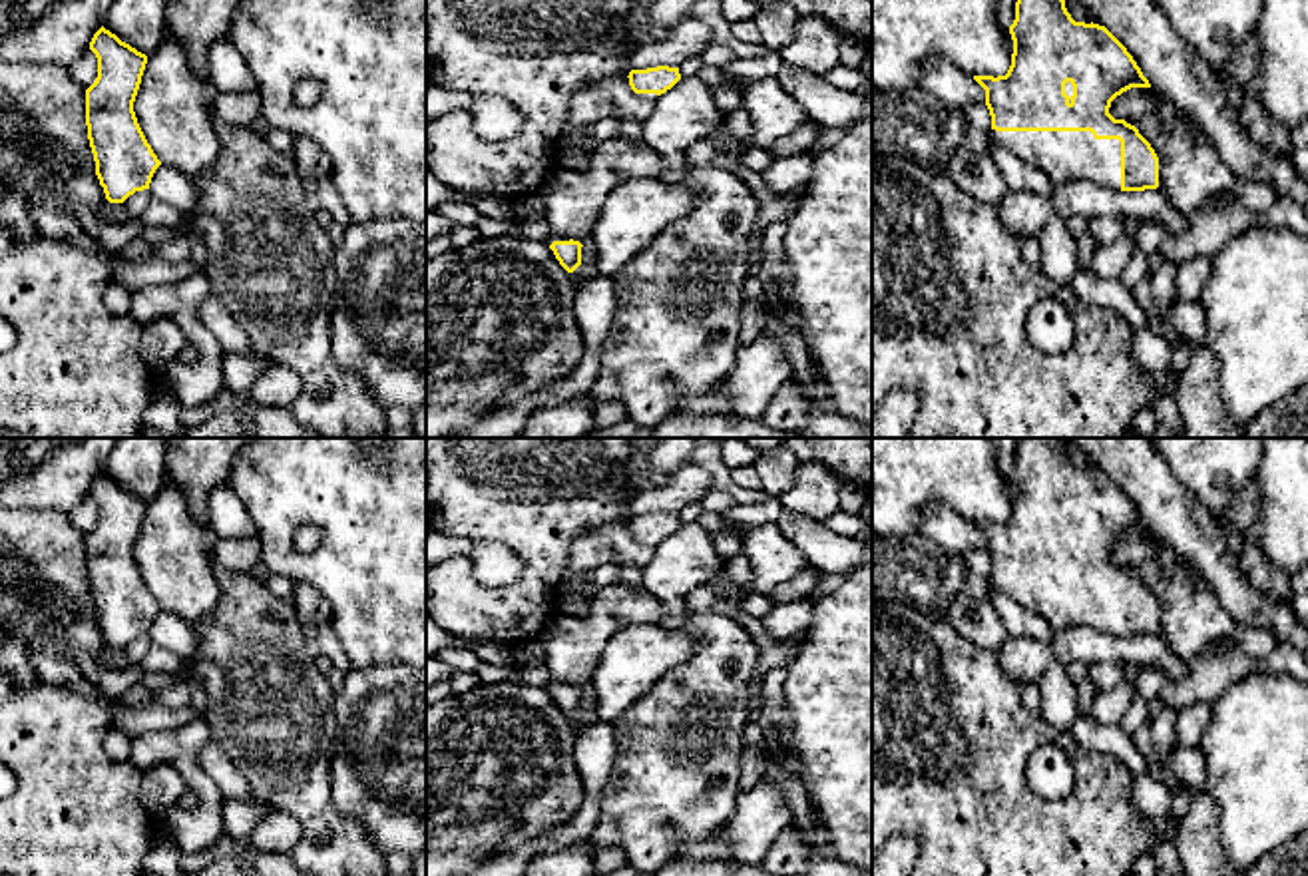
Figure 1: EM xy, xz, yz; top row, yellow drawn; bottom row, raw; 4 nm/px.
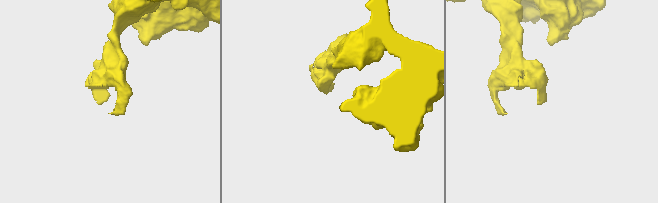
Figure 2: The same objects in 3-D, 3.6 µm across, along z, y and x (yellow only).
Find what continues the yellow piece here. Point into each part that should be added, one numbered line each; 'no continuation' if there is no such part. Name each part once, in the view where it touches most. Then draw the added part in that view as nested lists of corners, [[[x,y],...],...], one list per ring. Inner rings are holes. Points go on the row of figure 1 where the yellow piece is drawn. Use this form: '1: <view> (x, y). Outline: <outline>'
1: yz (1064, 156). Outline: [[[995,131],[989,139],[1027,165],[1041,169],[1051,183],[1089,181],[1121,191],[1121,141],[1095,139],[1091,131]]]

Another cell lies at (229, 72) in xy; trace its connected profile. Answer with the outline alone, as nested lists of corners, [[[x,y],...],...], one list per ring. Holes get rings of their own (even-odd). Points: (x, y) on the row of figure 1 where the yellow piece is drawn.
[[[225,38],[207,50],[207,70],[217,92],[259,92],[259,84],[241,52]]]

